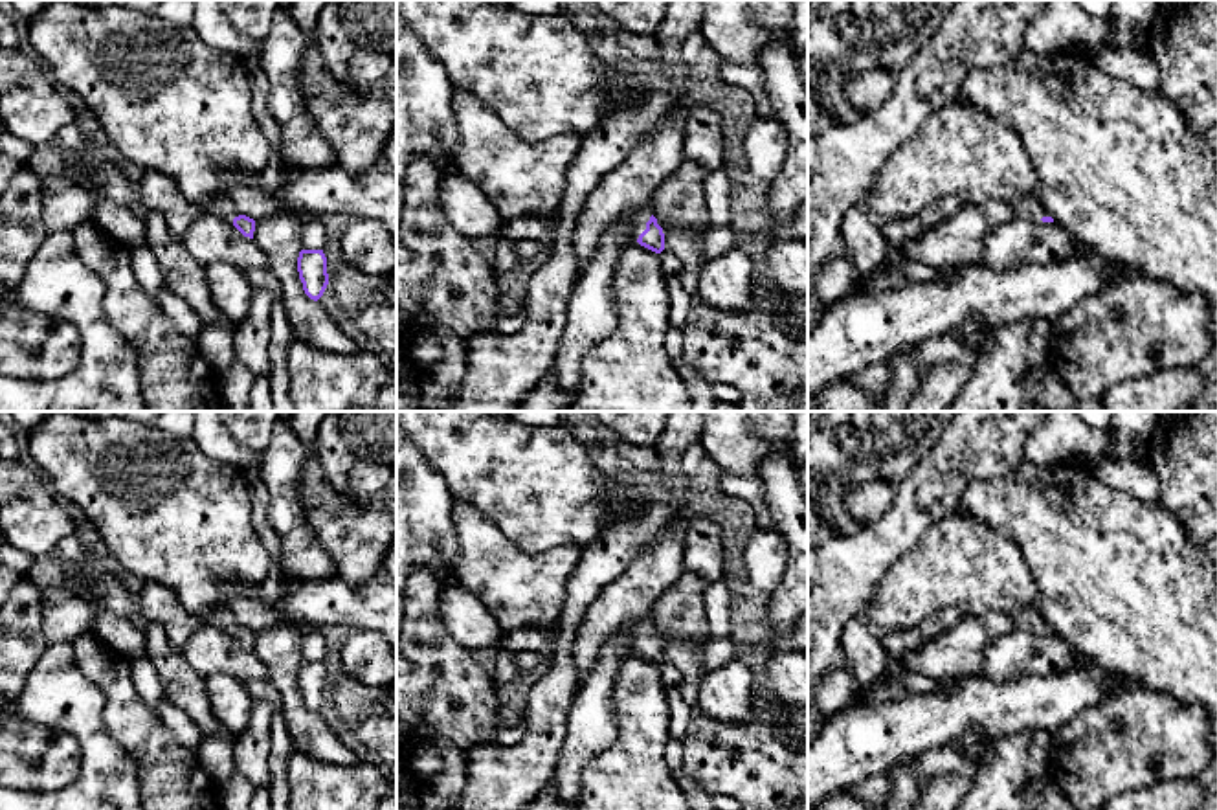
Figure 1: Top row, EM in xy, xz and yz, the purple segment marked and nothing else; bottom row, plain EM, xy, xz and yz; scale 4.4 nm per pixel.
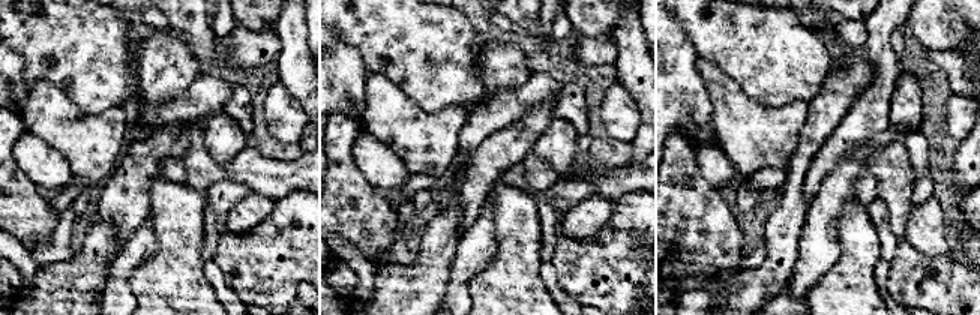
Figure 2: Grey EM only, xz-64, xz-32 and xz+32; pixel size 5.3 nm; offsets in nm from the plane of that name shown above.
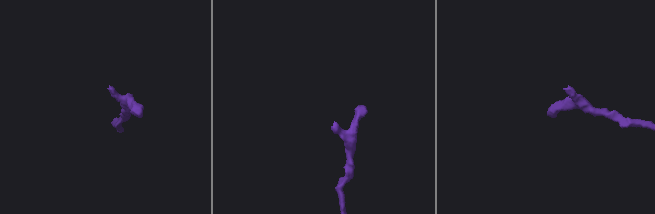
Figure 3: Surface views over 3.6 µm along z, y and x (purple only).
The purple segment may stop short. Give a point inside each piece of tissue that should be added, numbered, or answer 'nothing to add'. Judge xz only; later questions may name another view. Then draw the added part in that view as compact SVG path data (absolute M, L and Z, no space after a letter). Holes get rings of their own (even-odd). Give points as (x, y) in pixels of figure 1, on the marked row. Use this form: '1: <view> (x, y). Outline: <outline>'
1: xz (639, 224). Outline: M642 208L639 211L639 215L635 217L633 224L631 224L631 233L633 239L637 241L639 235L646 230L646 222L650 220L650 217L653 215L653 211L650 208Z

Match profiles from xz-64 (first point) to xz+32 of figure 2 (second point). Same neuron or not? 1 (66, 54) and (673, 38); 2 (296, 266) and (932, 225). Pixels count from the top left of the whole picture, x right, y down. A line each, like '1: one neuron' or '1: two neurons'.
1: two neurons
2: two neurons

